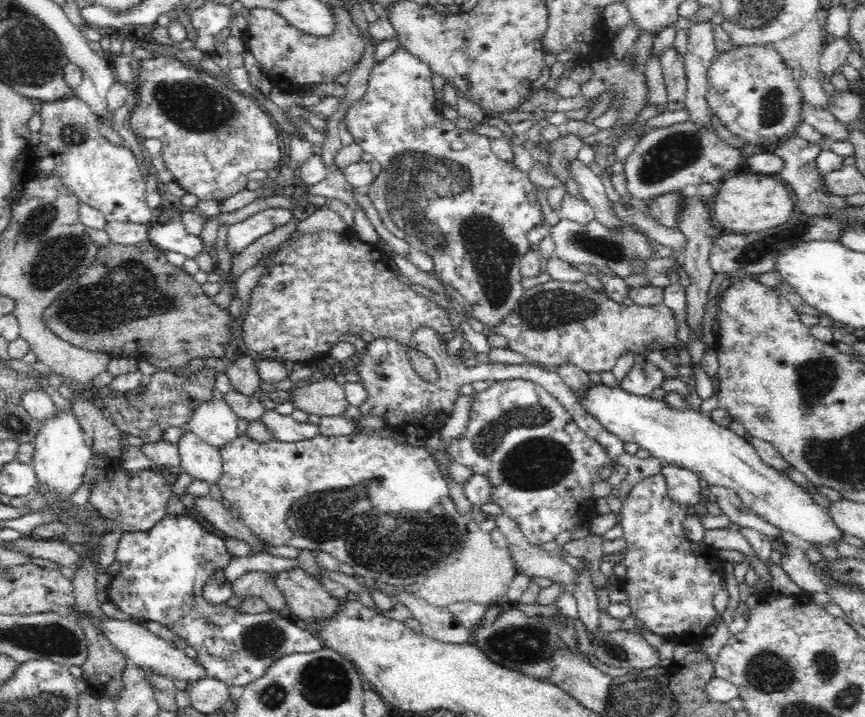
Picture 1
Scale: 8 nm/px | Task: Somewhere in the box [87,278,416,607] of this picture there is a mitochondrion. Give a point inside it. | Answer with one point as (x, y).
(354, 500)

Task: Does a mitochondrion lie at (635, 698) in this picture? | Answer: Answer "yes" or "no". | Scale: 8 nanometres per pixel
yes

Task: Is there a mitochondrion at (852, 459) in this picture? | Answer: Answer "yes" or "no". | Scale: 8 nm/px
yes

